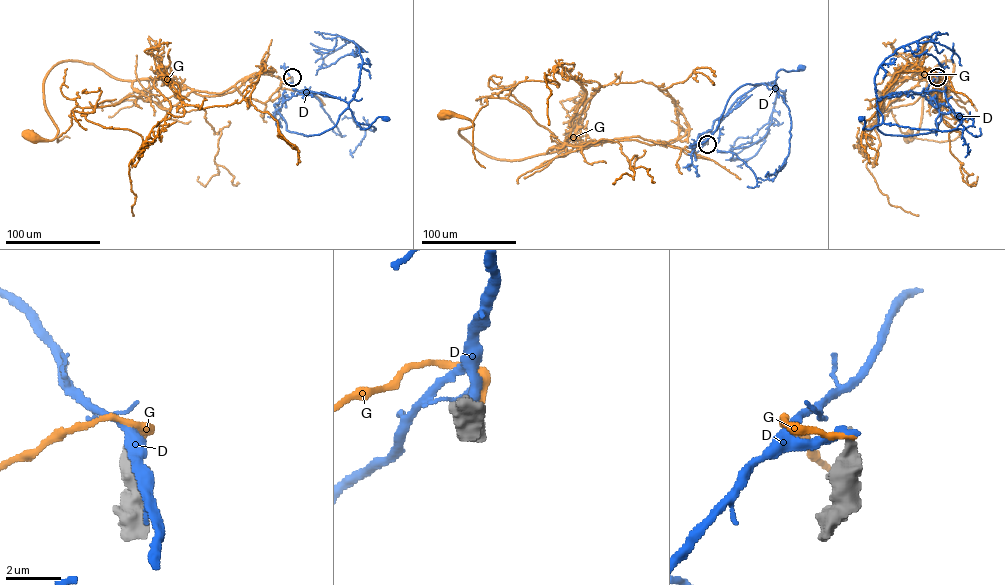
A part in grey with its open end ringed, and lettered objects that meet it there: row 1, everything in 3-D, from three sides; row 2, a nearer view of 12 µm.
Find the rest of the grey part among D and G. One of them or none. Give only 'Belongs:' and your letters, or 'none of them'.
Belongs: none of them

